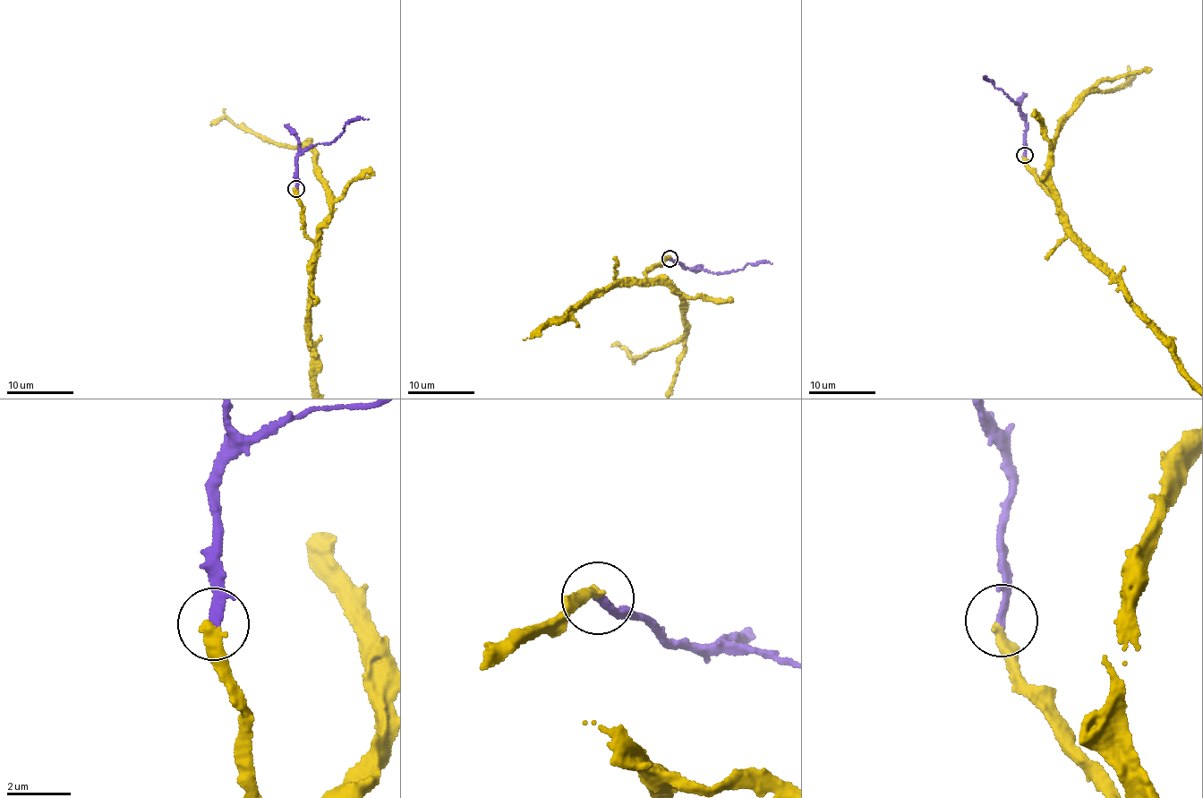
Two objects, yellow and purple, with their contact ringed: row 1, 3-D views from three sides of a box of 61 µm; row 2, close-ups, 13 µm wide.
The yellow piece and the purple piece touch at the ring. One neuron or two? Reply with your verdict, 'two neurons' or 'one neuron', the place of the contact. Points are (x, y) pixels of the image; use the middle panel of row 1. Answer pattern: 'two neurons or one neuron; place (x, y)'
one neuron; place (669, 258)

